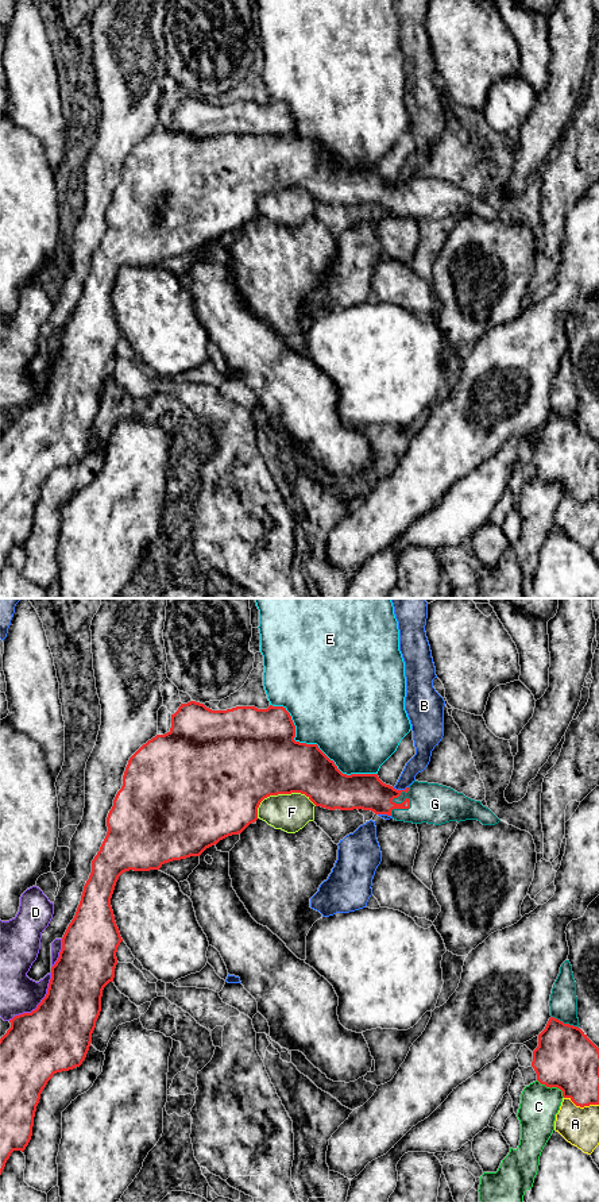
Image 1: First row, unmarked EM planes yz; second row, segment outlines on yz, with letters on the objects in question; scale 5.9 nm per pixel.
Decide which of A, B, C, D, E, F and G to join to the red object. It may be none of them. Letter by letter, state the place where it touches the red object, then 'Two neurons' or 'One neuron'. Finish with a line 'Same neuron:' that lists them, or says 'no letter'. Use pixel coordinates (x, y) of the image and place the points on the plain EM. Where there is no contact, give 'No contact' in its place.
A: Touches red at yz (582, 501). Two neurons
B: Touches red at yz (400, 185). Two neurons
C: Touches red at yz (552, 481). Two neurons
D: Touches red at yz (39, 399). Two neurons
E: Touches red at yz (315, 139). Two neurons
F: Touches red at yz (281, 188). Two neurons
G: Touches red at yz (406, 193). One neuron
Same neuron: G

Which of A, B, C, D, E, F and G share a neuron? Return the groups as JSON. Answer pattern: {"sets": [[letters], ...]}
{"sets": [["A"], ["B"], ["C"], ["D"], ["E"], ["F"], ["G"]]}

